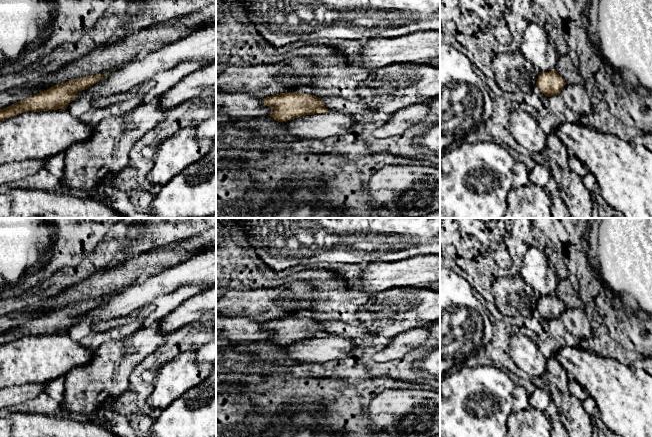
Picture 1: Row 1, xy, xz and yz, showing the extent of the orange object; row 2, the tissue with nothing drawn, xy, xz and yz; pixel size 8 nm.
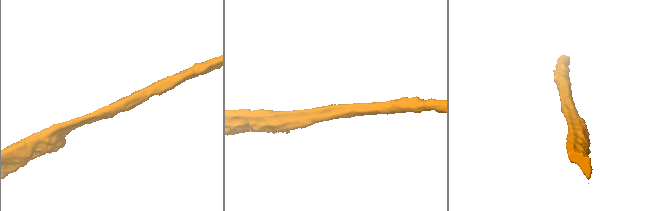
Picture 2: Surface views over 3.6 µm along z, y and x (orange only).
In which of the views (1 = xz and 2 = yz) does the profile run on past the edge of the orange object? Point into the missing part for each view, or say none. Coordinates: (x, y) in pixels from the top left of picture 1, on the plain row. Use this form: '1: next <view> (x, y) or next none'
1: next none
2: next none

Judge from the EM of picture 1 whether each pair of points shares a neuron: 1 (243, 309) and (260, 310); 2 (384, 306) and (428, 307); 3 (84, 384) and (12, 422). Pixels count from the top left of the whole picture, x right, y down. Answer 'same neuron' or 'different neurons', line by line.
1: same neuron
2: same neuron
3: different neurons

